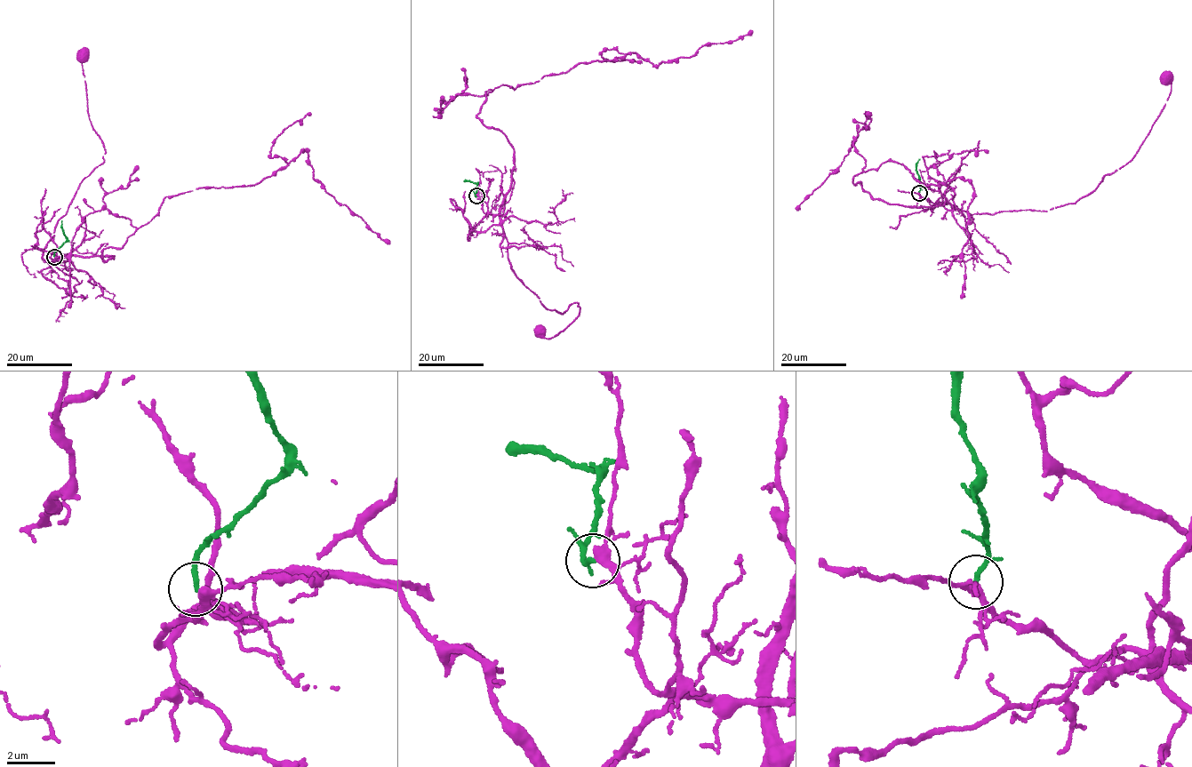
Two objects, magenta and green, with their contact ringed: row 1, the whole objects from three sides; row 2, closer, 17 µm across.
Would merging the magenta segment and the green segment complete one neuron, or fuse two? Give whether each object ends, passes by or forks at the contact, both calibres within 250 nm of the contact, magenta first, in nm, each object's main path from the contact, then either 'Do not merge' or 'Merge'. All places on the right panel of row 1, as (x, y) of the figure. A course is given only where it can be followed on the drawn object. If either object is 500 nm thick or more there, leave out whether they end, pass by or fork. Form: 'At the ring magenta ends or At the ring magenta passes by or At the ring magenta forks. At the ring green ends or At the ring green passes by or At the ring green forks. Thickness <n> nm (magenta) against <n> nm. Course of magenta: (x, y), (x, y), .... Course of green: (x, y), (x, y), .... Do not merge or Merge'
At the ring magenta forks. At the ring green ends. Thickness 260 nm (magenta) against 200 nm. Course of magenta: (919, 193), (949, 210), (972, 214), (1045, 211), (1073, 203), (1135, 155), (1171, 91), (1171, 75), (1165, 76). Course of green: (918, 193), (921, 187), (916, 168), (920, 159). Merge

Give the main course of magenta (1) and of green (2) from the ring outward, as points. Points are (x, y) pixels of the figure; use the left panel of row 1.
1: (54, 257), (50, 264), (65, 261), (43, 259), (42, 251), (105, 151), (87, 109), (84, 54)
2: (54, 257), (54, 251), (66, 240), (61, 220)

